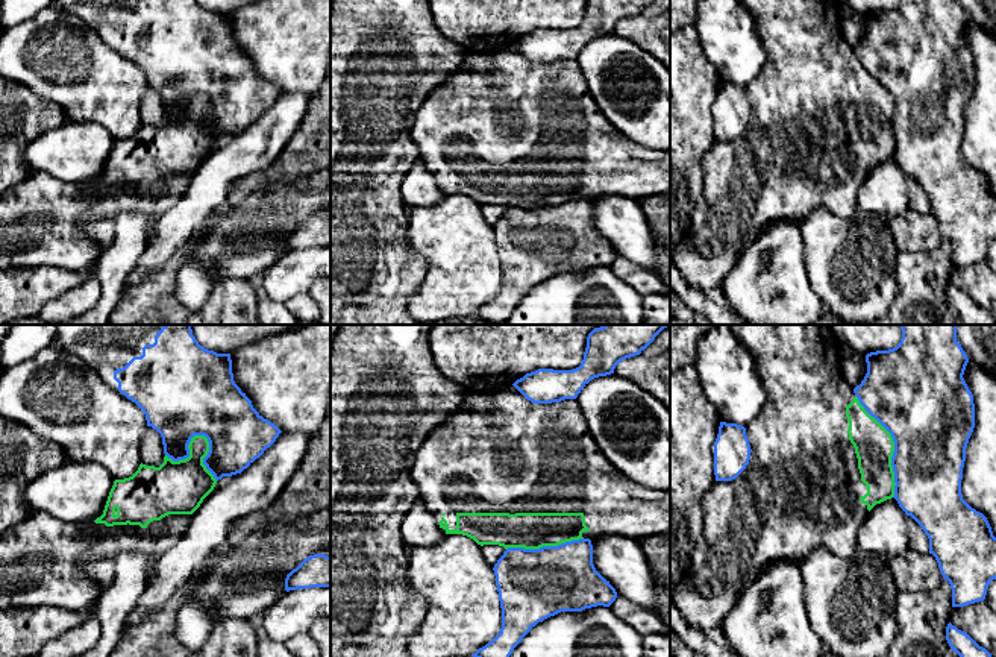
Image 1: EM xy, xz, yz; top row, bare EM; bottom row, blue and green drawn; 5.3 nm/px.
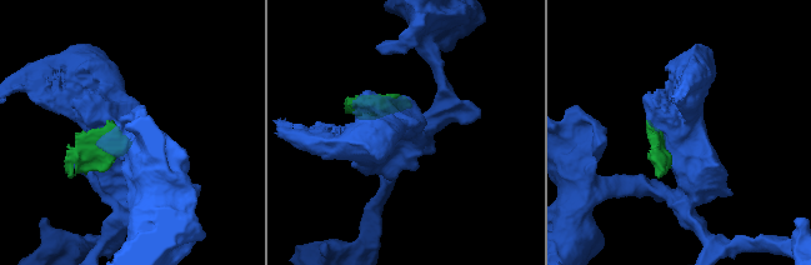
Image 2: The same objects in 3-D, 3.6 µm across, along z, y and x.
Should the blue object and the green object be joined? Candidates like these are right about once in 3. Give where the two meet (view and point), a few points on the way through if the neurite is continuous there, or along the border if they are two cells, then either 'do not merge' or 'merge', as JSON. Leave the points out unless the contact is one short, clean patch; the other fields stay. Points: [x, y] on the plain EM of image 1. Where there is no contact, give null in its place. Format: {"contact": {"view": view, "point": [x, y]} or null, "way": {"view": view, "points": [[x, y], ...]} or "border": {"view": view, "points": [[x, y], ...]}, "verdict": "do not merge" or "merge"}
{"contact": {"view": "yz", "point": [895, 106]}, "verdict": "do not merge"}

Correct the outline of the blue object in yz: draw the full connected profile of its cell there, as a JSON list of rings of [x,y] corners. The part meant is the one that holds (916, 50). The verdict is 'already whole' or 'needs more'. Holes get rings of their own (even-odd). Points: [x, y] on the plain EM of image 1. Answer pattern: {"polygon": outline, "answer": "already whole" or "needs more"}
{"polygon": [[[900,0],[888,11],[866,15],[867,33],[853,49],[864,70],[893,97],[894,159],[929,199],[929,214],[952,249],[952,267],[964,267],[985,259],[988,244],[996,240],[996,197],[987,178],[972,168],[961,155],[966,108],[975,88],[975,64],[963,35],[969,18],[957,0]]], "answer": "already whole"}

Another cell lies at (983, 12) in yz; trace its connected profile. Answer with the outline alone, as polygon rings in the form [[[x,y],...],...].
[[[957,0],[967,18],[996,36],[996,0]]]

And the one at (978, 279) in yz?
[[[985,261],[952,267],[949,282],[985,308],[996,323],[996,272]]]

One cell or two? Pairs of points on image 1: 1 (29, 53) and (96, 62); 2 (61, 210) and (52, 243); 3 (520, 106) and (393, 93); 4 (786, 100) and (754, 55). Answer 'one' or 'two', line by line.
1: one
2: one
3: two
4: two

